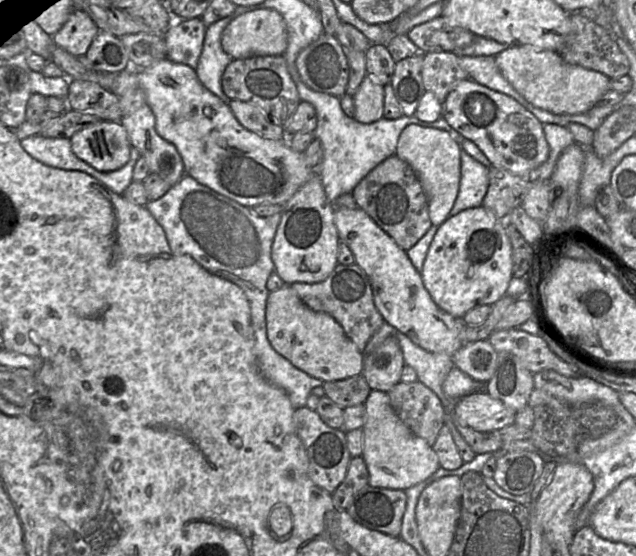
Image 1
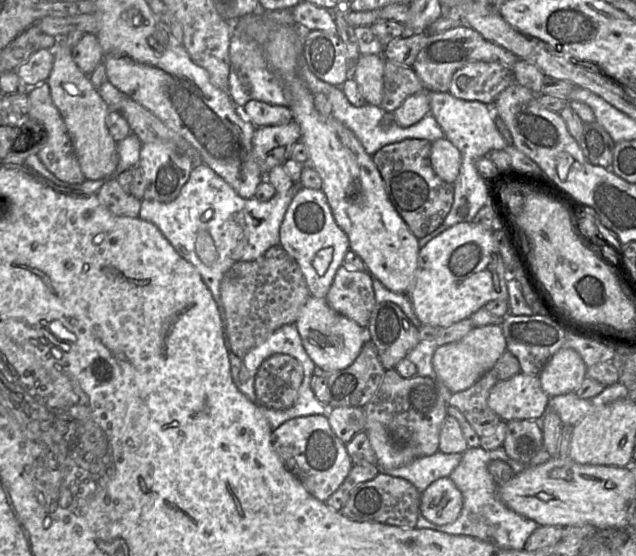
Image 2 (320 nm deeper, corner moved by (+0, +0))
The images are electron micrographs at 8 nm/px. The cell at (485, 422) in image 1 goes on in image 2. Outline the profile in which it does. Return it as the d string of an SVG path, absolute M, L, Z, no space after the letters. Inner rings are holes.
M517 373L496 383L490 390L487 404L501 420L541 420L550 397L540 385L538 375Z

